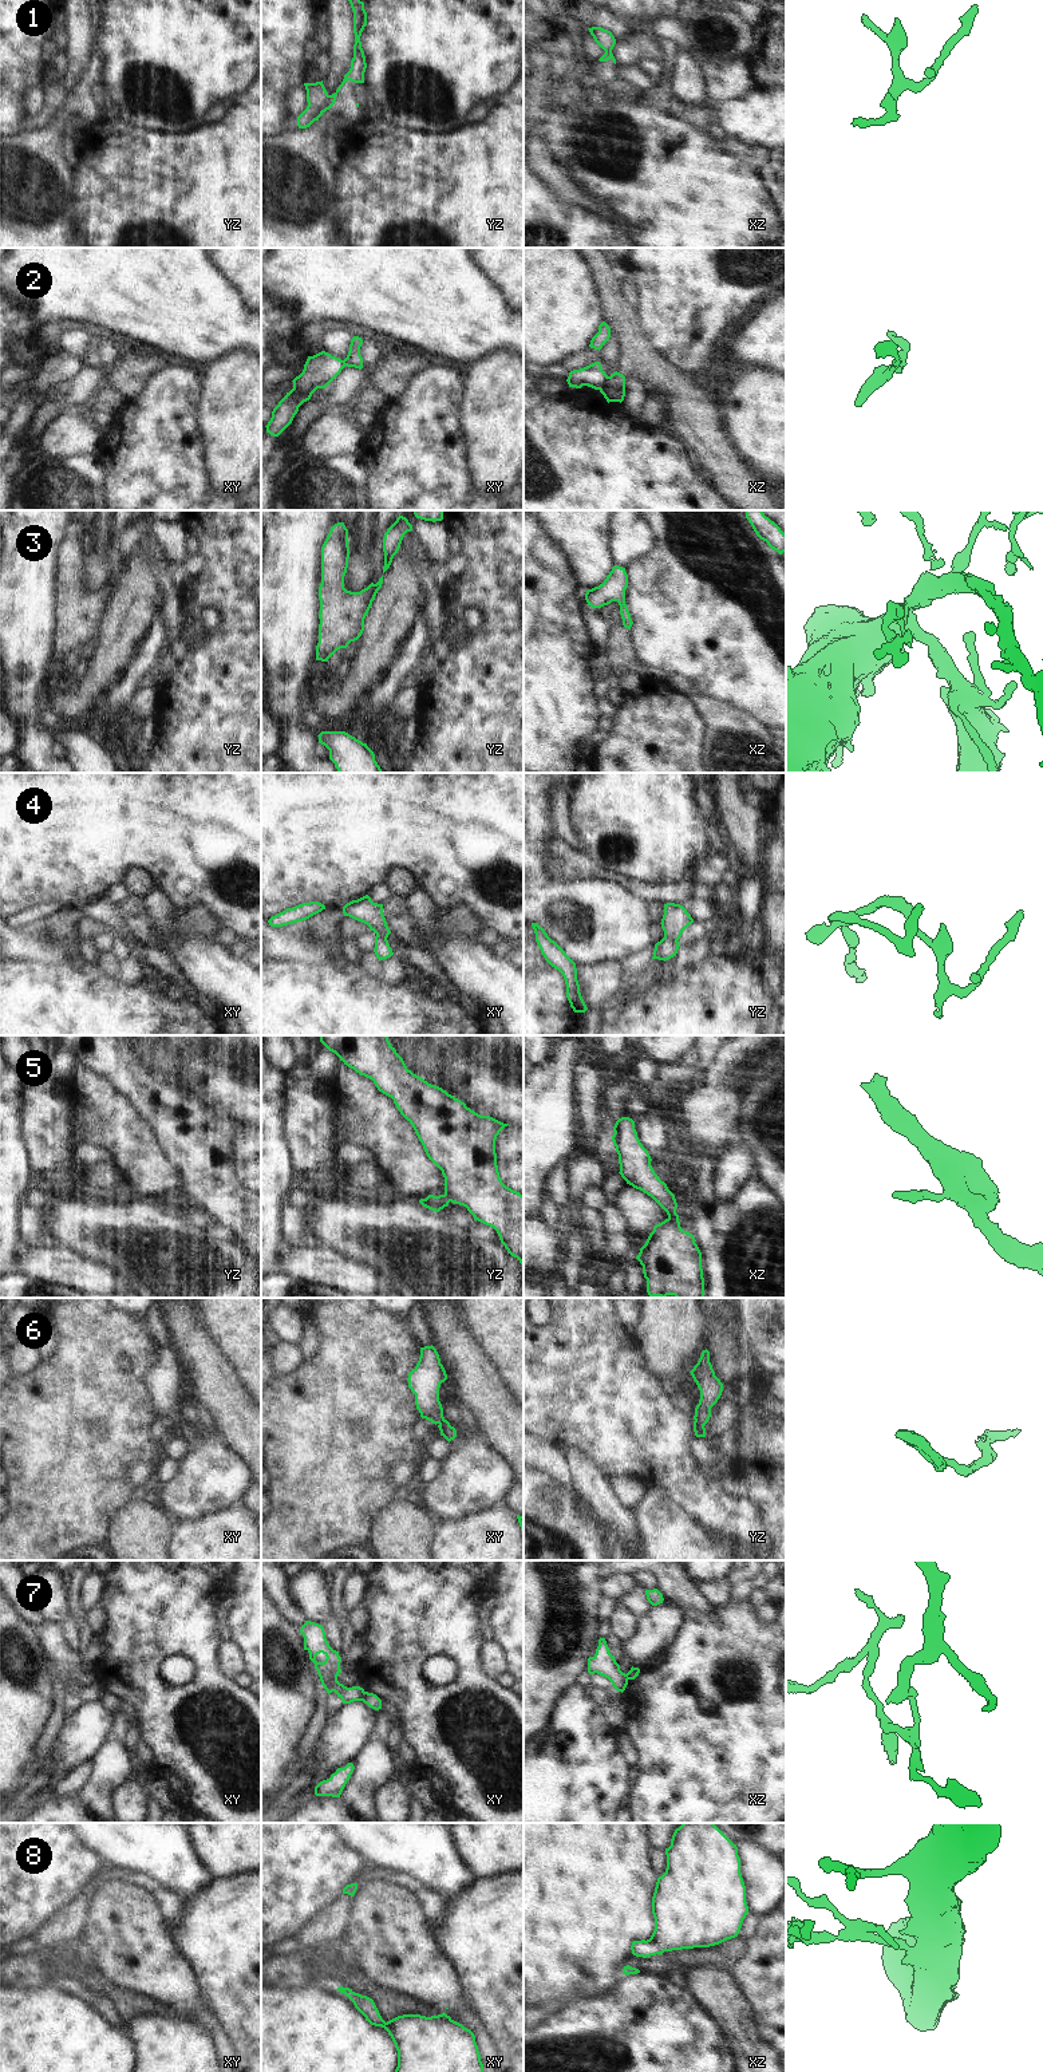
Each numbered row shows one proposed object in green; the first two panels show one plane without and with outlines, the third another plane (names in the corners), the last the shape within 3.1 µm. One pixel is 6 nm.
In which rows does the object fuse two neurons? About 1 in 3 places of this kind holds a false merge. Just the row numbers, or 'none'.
1, 2, 5, 7

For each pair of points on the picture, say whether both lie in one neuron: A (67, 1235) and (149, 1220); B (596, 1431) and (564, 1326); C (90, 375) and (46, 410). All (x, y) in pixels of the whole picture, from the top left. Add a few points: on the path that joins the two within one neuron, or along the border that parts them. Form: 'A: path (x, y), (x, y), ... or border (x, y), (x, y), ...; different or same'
A: path (87, 1227), (129, 1224); same
B: path (596, 1405), (596, 1393), (581, 1378), (581, 1352); same
C: path (79, 386), (62, 403), (56, 405); same

